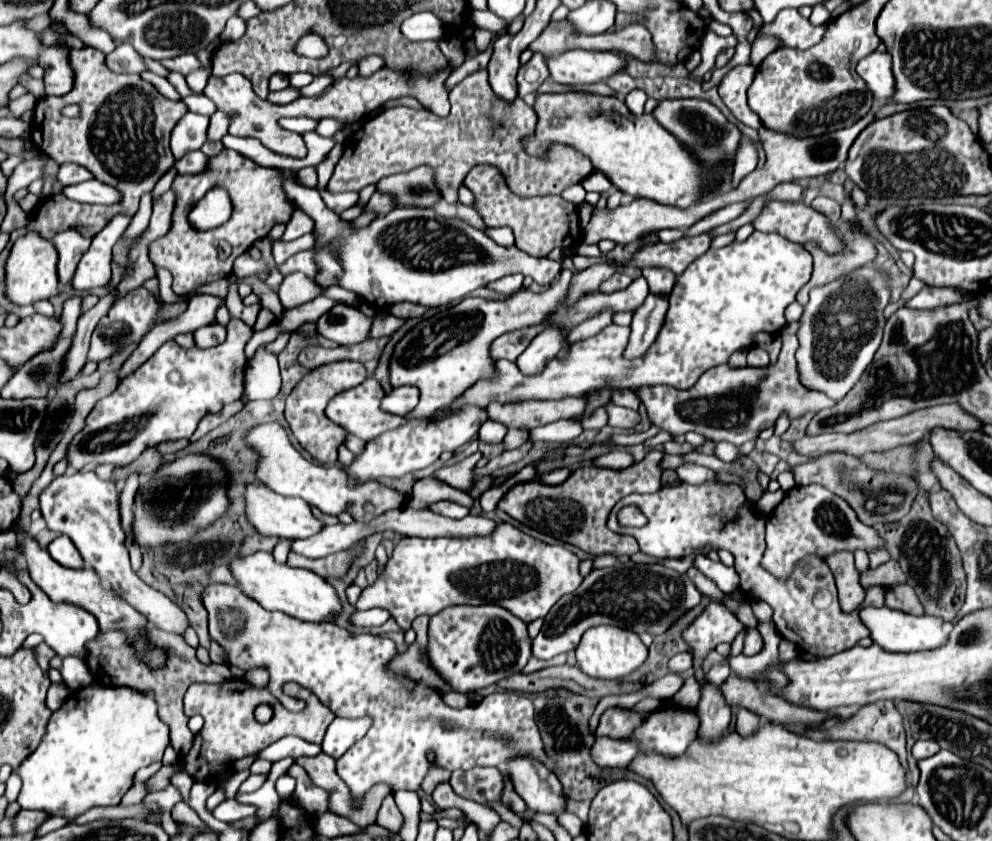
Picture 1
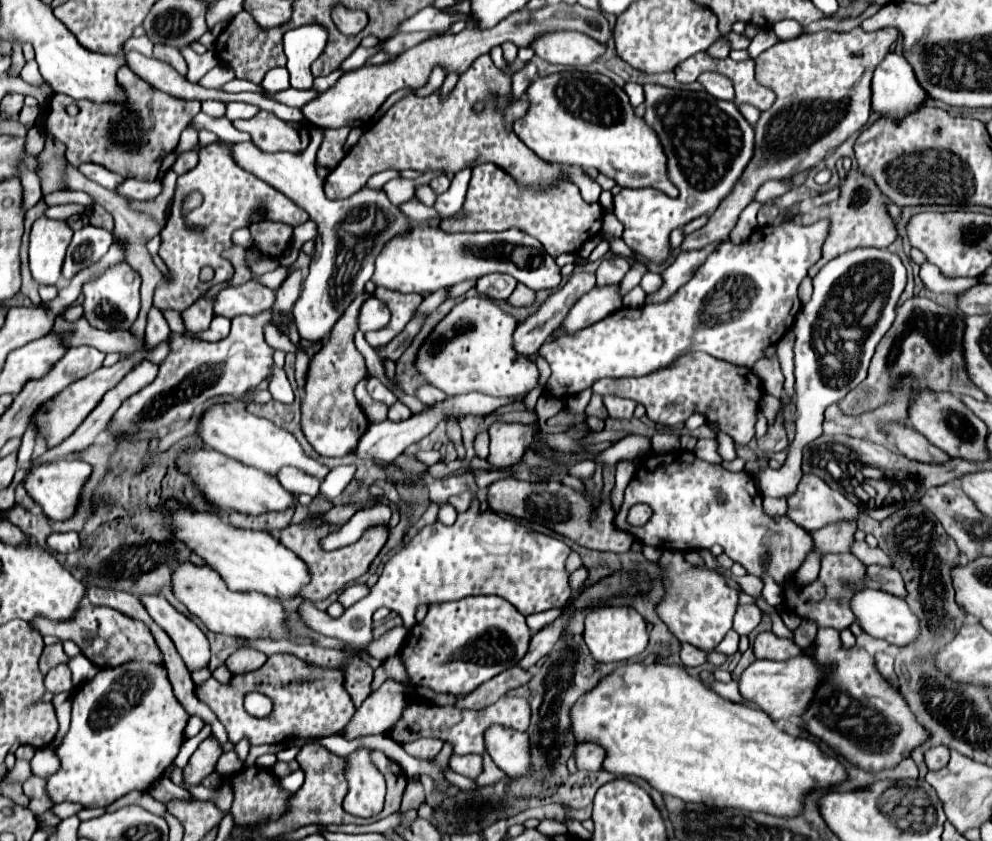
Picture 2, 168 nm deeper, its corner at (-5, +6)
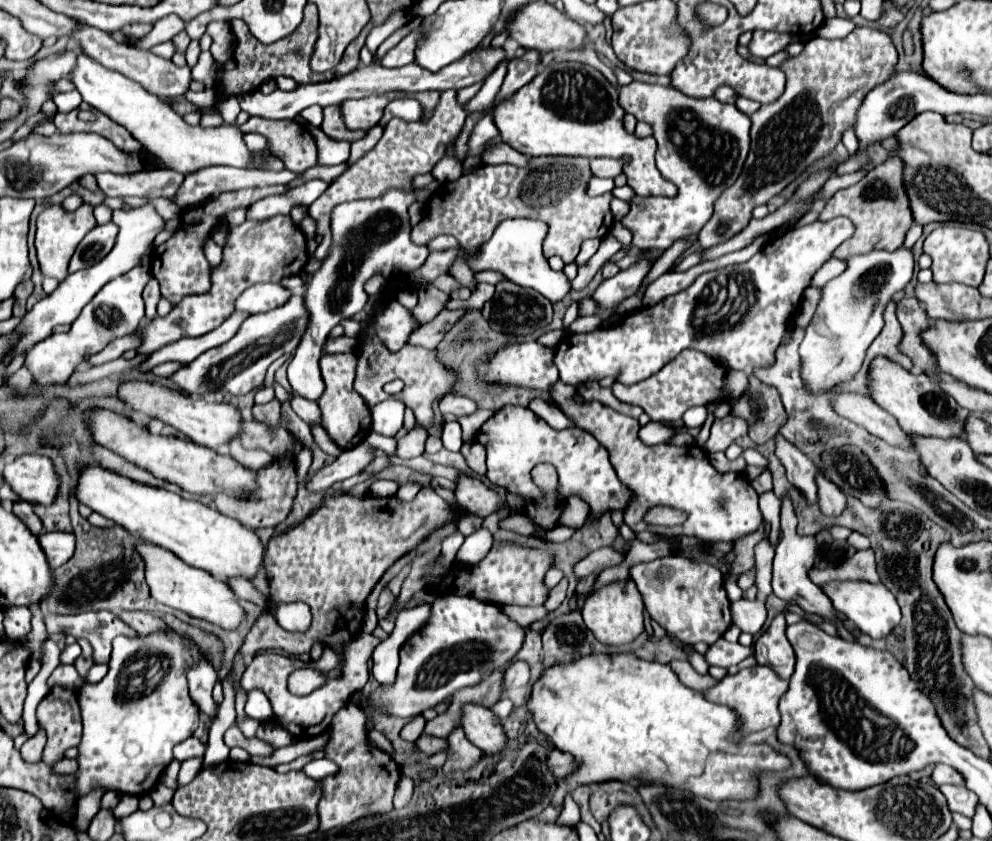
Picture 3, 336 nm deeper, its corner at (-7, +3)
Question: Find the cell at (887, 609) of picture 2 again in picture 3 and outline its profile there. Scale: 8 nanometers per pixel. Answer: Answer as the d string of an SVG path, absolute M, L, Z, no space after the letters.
M831 580L821 584L821 590L831 598L833 606L845 614L863 634L869 634L871 638L885 638L901 620L901 610L895 600L895 596L883 586L883 584L873 584L865 580Z

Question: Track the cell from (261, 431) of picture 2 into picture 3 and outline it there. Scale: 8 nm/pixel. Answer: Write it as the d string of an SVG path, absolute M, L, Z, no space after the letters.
M131 380L131 382L121 382L117 388L117 398L127 404L131 410L141 412L149 418L159 418L161 422L177 428L179 432L183 432L189 440L207 446L207 448L219 448L221 444L227 444L233 436L239 436L239 422L241 422L241 414L237 408L233 408L231 404L209 404L201 398L193 398L187 396L179 390L167 388L159 382L141 382L141 380Z

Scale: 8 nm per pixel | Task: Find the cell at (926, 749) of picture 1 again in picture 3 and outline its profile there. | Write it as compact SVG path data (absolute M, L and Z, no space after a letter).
M937 764L935 770L933 770L933 782L937 786L943 786L943 784L963 784L965 778L951 766L943 766L943 764Z

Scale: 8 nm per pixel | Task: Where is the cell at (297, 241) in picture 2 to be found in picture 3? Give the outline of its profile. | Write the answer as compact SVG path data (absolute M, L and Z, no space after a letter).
M441 92L441 100L435 108L435 114L427 122L403 122L399 118L393 118L377 142L377 146L351 164L335 182L329 184L329 188L309 206L309 214L317 220L317 234L323 236L321 244L317 246L313 258L319 262L327 258L333 238L331 238L331 210L337 204L351 202L351 200L367 200L367 198L381 198L387 190L413 190L413 178L417 174L427 174L433 170L433 166L441 160L445 154L445 146L461 132L465 122L465 108L457 104L455 100L457 92Z

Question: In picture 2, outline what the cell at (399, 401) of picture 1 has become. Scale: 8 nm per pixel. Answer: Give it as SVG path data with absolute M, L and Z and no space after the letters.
M421 385L415 389L415 397L423 403L423 405L433 405L437 401L443 401L447 396L443 395L439 389L431 387L431 385Z

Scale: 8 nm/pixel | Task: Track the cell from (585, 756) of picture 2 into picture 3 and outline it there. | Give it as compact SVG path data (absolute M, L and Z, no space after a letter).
M551 750L547 754L547 768L551 772L555 772L555 776L567 776L575 770L575 762L571 760L571 756L567 756L559 750Z

